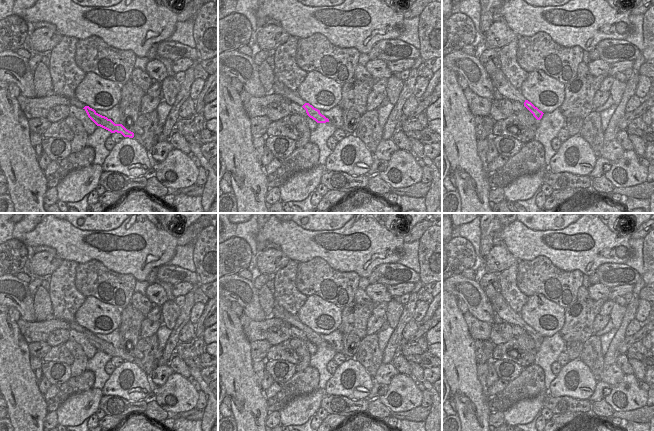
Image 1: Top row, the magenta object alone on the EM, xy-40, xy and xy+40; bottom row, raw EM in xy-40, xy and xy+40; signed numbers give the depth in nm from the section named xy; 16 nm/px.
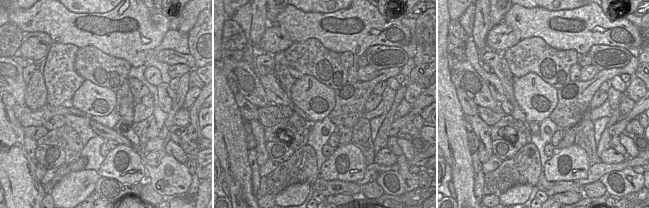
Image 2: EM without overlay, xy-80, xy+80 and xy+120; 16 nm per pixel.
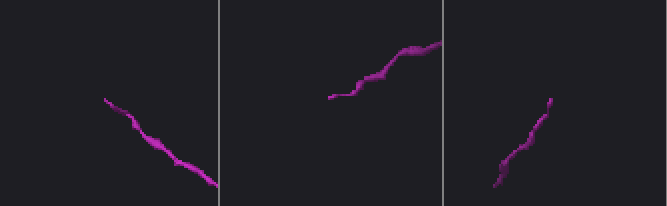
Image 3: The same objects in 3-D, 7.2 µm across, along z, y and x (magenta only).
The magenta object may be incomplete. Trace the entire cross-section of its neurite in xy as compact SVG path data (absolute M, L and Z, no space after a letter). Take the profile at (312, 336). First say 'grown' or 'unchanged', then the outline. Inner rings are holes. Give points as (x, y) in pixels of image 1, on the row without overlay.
grown | M274 300L274 307L272 311L272 317L279 318L285 321L287 324L302 330L307 339L315 344L317 347L326 347L329 346L329 343L320 337L320 334L314 332L312 329L304 325L298 318L297 315L292 315L288 311L286 311L282 306L278 304L276 300Z

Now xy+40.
grown | M500 292L490 298L493 310L500 320L509 323L510 325L518 325L523 328L537 343L540 344L543 340L543 336L535 331L531 326L525 323L520 314L516 313L506 302Z

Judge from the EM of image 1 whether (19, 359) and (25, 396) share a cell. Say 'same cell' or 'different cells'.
same cell

